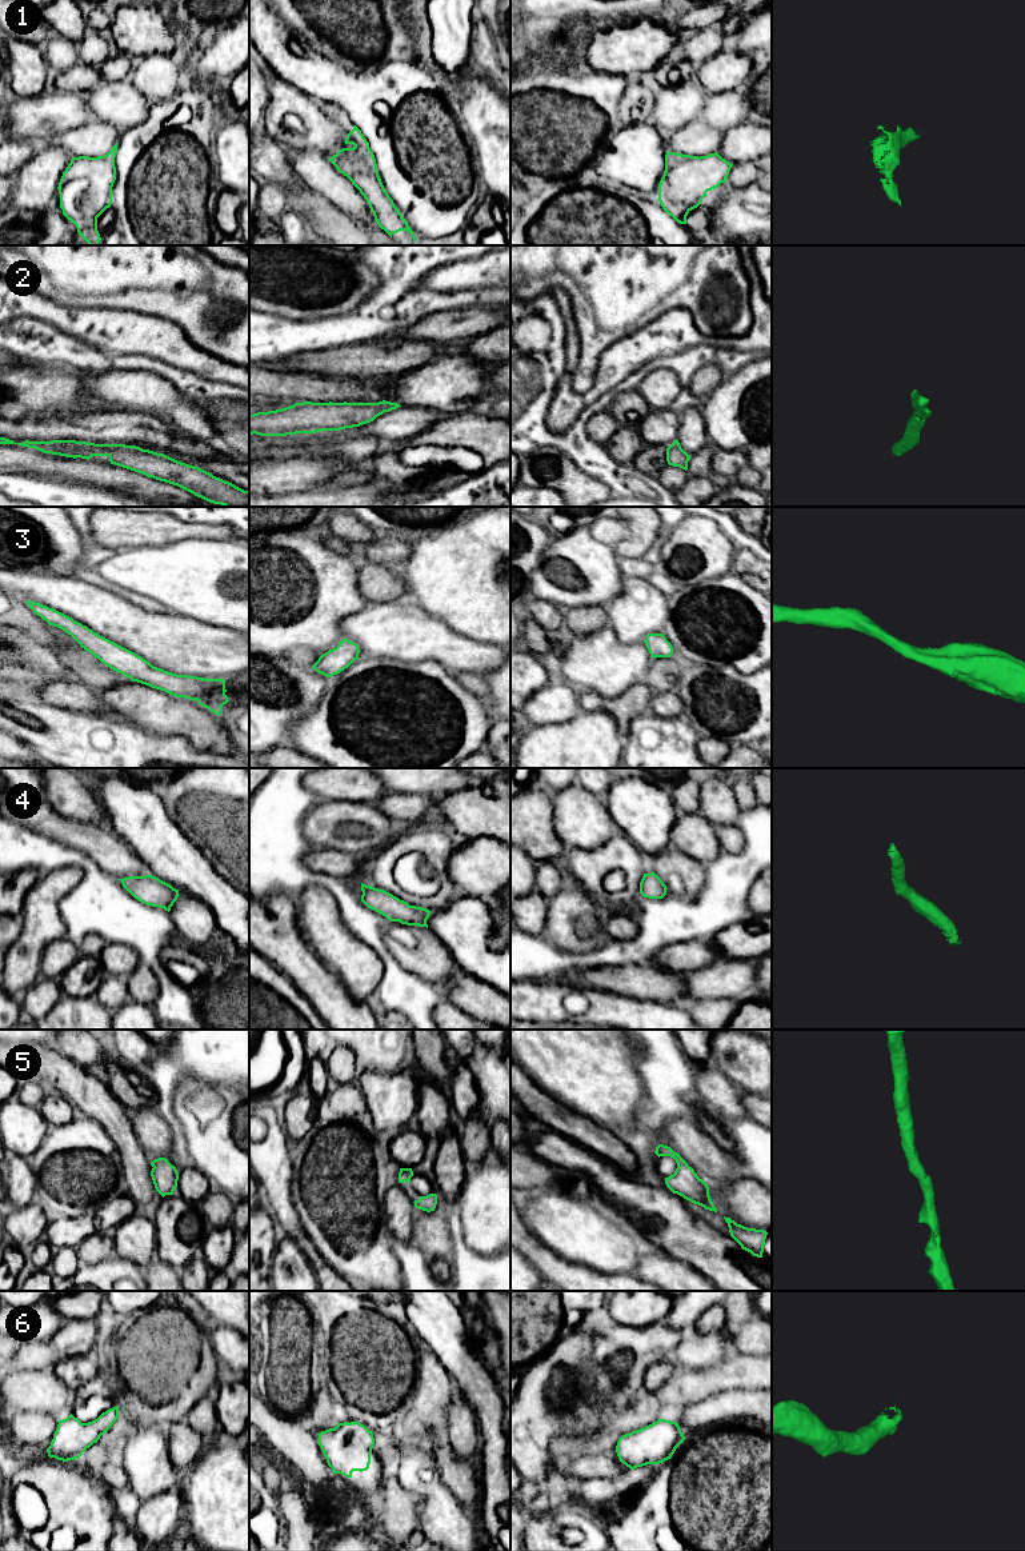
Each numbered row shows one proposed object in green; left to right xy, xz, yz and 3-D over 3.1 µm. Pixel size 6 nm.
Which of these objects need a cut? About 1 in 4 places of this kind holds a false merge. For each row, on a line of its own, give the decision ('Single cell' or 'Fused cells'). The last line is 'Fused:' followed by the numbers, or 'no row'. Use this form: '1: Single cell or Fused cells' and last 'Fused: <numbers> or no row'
1: Single cell
2: Single cell
3: Single cell
4: Single cell
5: Single cell
6: Single cell
Fused: no row

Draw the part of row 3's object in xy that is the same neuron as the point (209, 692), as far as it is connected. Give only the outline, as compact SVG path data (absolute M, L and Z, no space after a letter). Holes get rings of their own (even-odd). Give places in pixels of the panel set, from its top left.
M27 600L31 609L49 625L57 627L71 635L81 648L97 657L111 669L152 688L164 691L176 697L197 700L215 715L221 713L221 707L229 700L225 695L225 679L204 679L197 676L177 675L153 667L135 652L100 636L99 633L75 621L72 617Z

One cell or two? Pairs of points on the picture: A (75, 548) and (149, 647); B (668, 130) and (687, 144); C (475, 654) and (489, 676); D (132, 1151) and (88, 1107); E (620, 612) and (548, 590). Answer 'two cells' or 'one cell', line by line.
A: two cells
B: two cells
C: two cells
D: one cell
E: two cells

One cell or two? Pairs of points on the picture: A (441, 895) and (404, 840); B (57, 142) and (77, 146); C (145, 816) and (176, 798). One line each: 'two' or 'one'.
A: one
B: one
C: two

